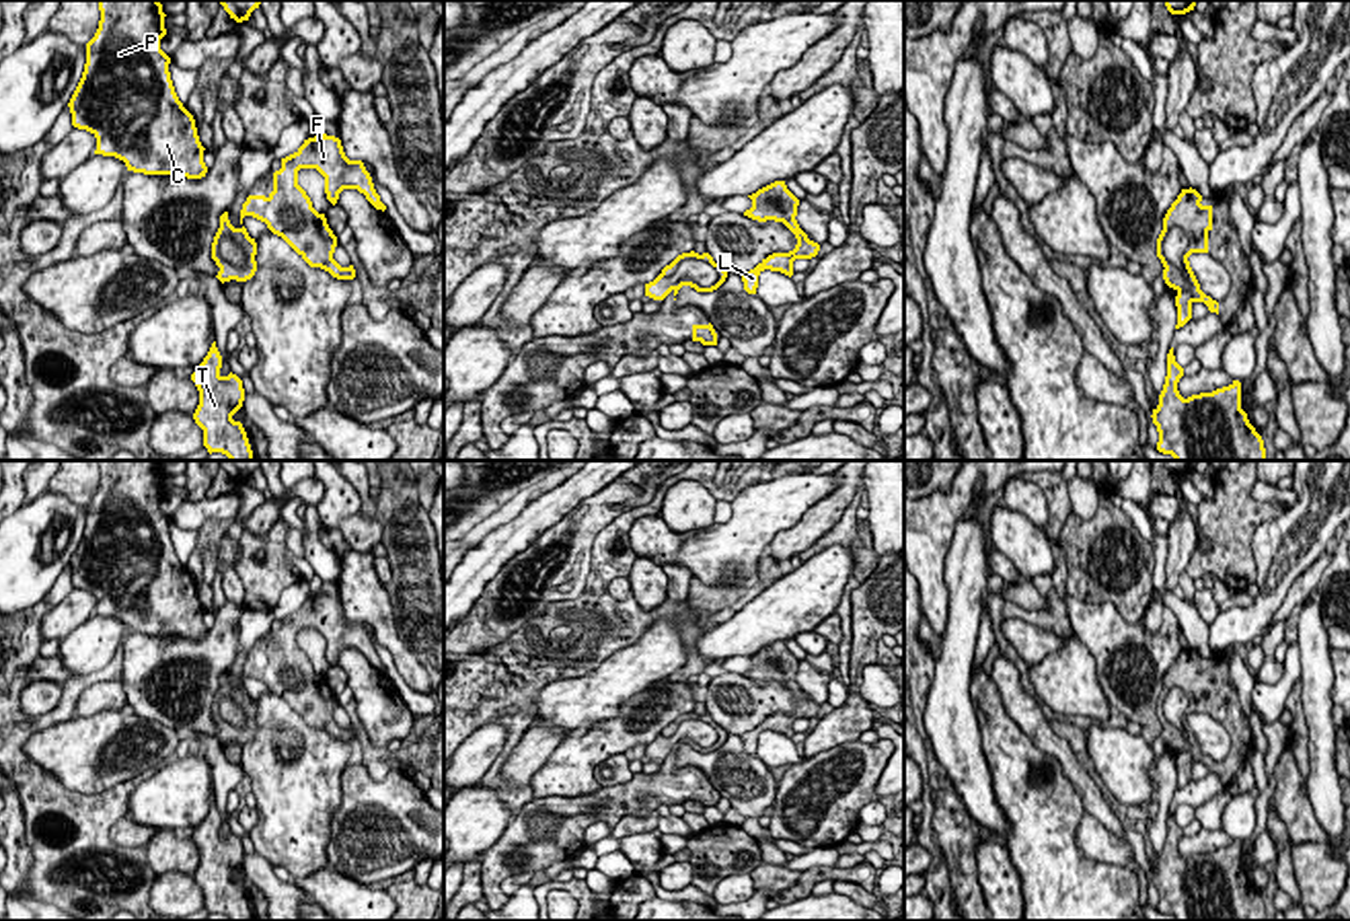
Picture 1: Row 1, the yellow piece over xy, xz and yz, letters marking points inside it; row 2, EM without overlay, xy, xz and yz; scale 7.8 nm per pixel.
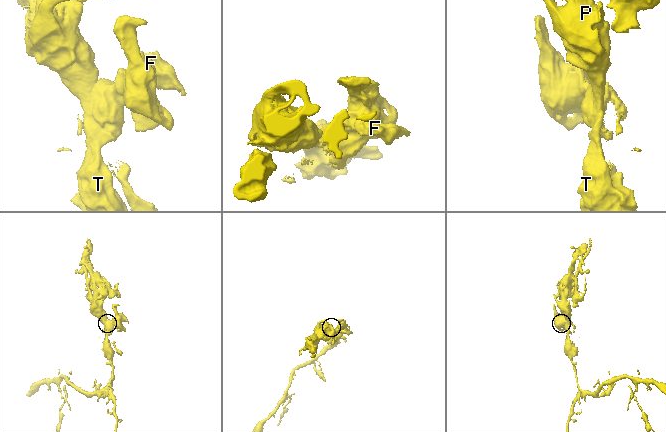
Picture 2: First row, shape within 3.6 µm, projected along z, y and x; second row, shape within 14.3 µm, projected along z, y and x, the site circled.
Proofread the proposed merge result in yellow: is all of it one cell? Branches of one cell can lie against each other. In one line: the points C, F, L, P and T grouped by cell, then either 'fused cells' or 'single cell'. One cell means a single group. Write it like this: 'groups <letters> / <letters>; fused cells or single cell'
groups C P T / F L; fused cells

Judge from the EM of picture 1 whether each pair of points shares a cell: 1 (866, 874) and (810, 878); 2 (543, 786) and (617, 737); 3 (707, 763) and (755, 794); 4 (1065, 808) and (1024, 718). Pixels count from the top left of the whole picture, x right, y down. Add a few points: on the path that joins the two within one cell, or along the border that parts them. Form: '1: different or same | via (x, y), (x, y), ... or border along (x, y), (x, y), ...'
1: same | via (851, 874), (824, 874)
2: same | via (561, 776), (598, 743)
3: same | via (720, 765), (742, 782)
4: different | border along (1007, 712), (1059, 763), (1071, 784)

